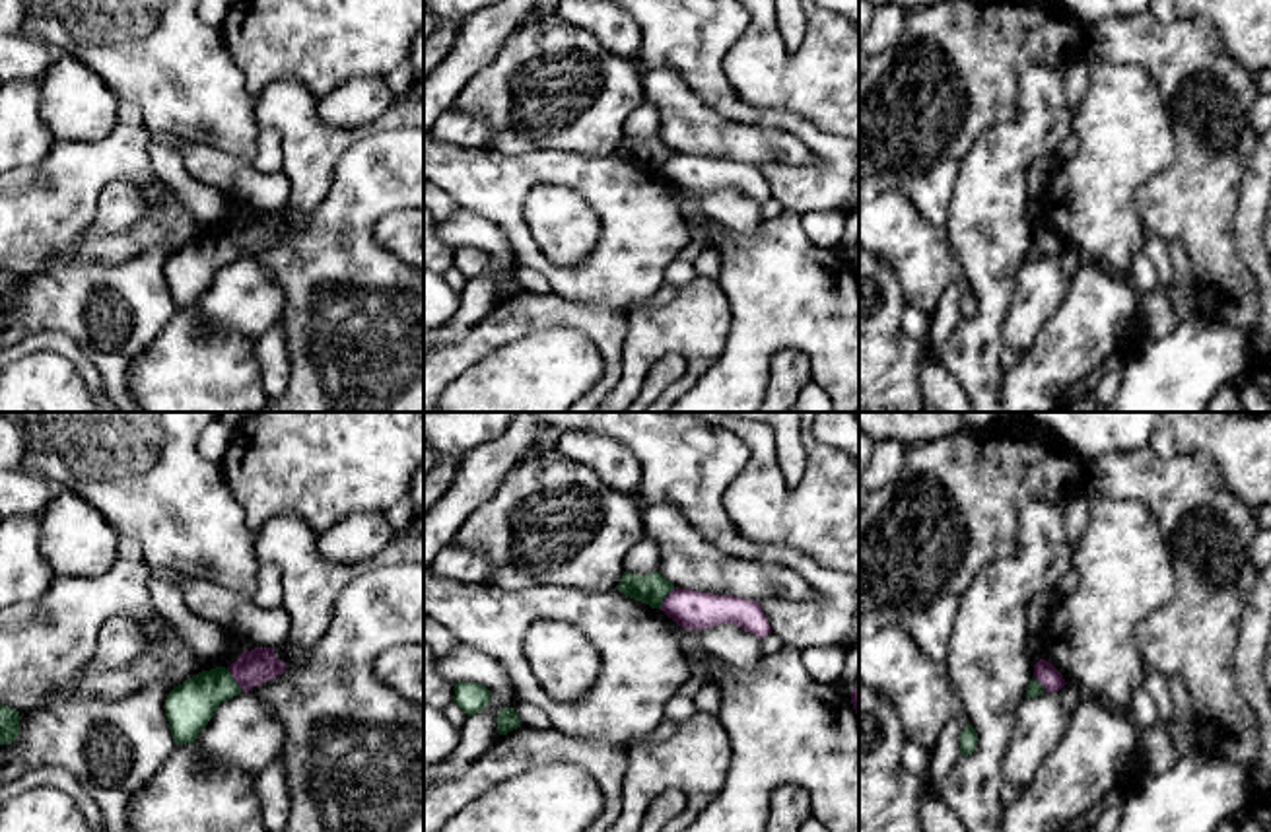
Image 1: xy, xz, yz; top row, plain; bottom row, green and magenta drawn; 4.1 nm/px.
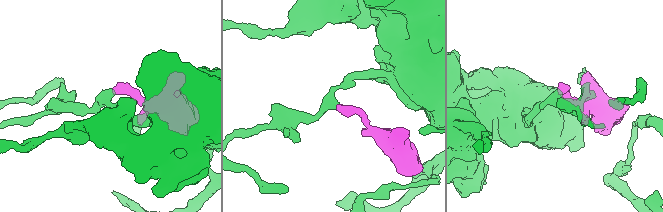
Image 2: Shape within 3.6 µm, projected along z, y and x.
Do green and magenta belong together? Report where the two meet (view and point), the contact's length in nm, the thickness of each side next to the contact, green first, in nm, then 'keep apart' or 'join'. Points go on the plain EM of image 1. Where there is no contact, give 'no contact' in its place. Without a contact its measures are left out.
meets green in xy at (232, 243); contact 120 nm long; 200 nm thick on the green side, 150 nm on the other; keep apart

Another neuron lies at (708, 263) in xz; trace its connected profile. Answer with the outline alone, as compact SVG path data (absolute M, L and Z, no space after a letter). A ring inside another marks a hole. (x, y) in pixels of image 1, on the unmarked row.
M707 247L702 255L694 260L694 268L698 274L704 274L711 280L719 280L721 276L721 257L715 249Z

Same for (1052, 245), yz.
M1046 224L1034 229L1034 243L1044 251L1046 257L1059 257L1067 247L1063 239Z

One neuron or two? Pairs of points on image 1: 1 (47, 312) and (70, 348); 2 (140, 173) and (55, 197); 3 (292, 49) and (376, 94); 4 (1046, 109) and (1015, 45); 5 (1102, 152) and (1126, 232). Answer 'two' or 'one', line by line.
1: two
2: one
3: two
4: two
5: one

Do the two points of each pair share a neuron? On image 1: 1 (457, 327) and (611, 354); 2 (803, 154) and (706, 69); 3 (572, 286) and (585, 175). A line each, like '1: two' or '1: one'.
1: two
2: two
3: one

